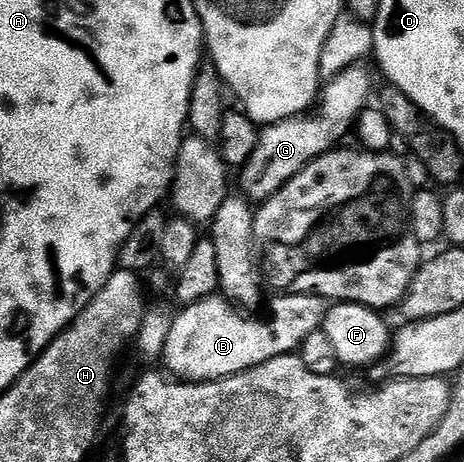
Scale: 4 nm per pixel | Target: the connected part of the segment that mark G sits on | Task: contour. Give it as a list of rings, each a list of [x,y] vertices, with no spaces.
[[[354,64],[334,80],[326,81],[322,85],[314,114],[294,116],[266,125],[260,131],[259,145],[257,150],[253,150],[253,158],[249,158],[249,162],[238,173],[238,191],[252,202],[262,202],[277,194],[277,190],[281,190],[281,186],[301,174],[305,166],[312,164],[319,156],[338,149],[346,141],[343,139],[346,138],[347,131],[356,127],[359,116],[368,107],[367,99],[370,96],[372,99],[371,72],[363,64]]]

